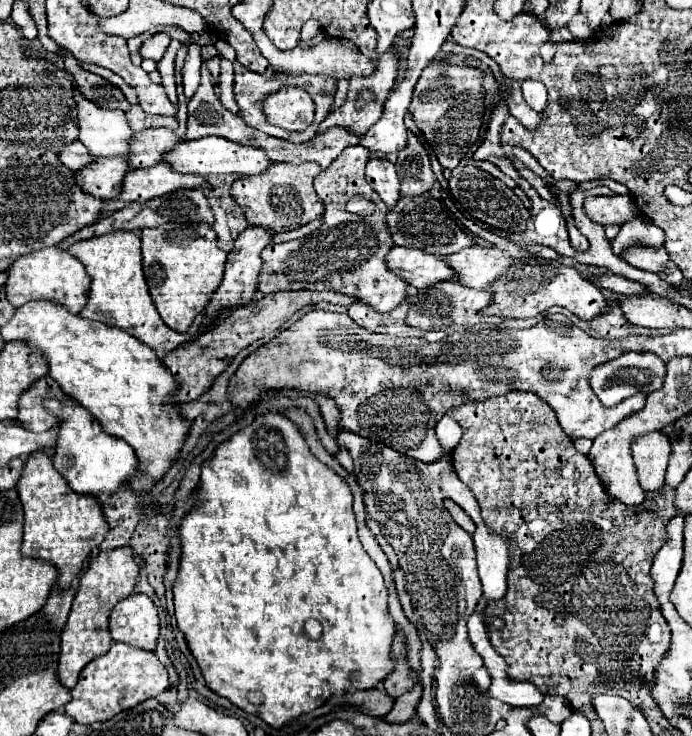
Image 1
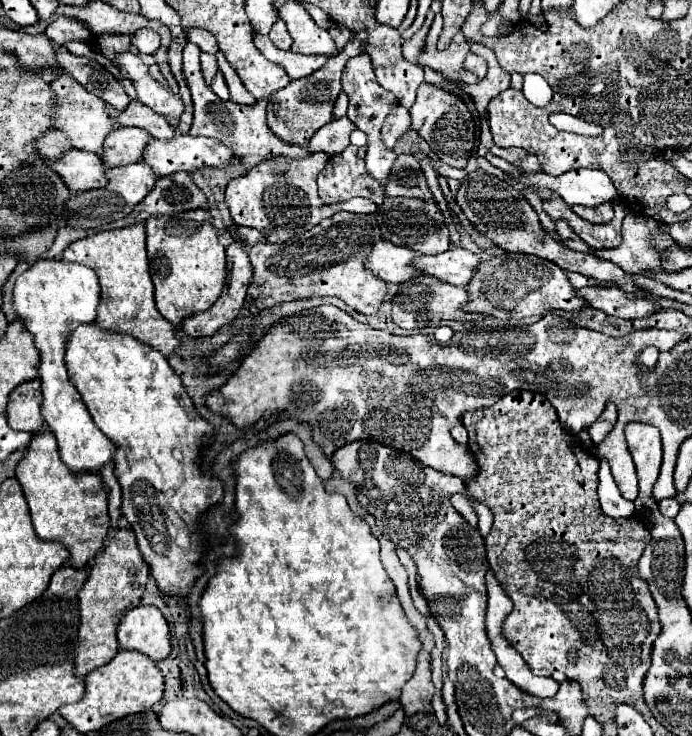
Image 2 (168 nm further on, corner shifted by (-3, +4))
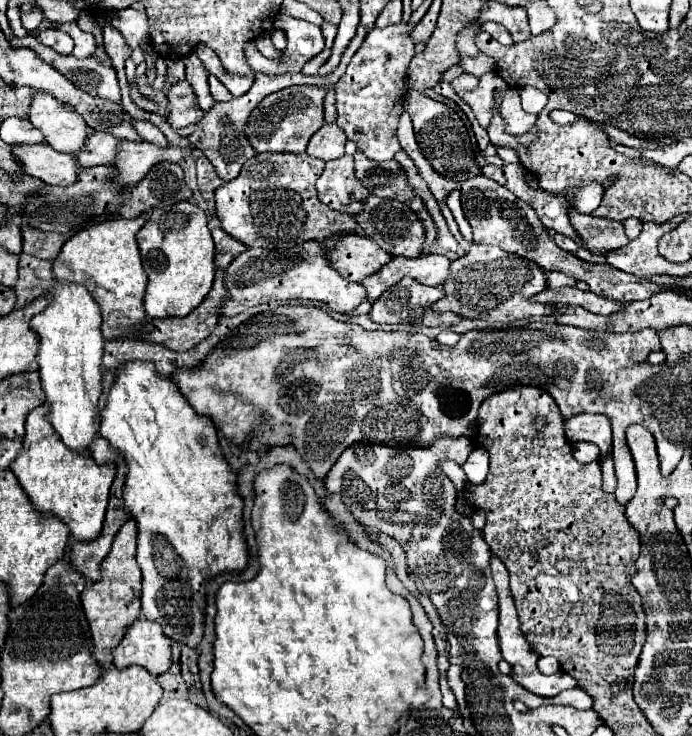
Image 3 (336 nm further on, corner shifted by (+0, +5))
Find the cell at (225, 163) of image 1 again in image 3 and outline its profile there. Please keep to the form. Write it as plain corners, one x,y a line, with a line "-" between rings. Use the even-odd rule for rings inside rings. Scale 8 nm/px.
124,140
118,148
118,158
114,162
114,166
120,172
116,182
124,186
138,184
140,180
144,180
146,172
150,172
154,164
160,164
160,162
178,164
182,158
190,156
192,152
194,152
192,148
180,148
174,144
168,144
166,148
162,148
152,142
144,142
144,140
142,142

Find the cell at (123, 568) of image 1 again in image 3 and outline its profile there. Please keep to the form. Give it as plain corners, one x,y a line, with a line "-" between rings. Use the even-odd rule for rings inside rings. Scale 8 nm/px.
130,518
118,530
108,556
100,564
102,578
96,582
90,582
88,588
82,592
82,606
84,606
84,614
86,614
92,642
94,642
92,656
96,658
102,670
110,666
108,658
112,660
112,650
118,646
118,640
122,640
126,626
140,616
142,576
140,576
140,566
136,564
136,534
138,534
136,522

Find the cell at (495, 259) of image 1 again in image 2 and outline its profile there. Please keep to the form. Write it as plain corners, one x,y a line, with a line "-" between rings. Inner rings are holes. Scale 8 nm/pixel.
449,249
439,255
417,255
411,263
415,269
419,269
425,275
431,275
439,281
445,281
449,285
467,285
469,277
473,277
477,263
481,261
479,255
465,251
465,249

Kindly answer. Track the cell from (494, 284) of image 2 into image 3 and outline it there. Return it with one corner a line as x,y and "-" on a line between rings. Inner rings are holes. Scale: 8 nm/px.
472,244
470,250
452,262
450,276
444,282
446,296
432,304
434,312
456,312
464,318
480,318
492,322
514,322
530,316
554,314
552,304
538,304
530,298
546,288
546,270
534,262
508,254
502,248

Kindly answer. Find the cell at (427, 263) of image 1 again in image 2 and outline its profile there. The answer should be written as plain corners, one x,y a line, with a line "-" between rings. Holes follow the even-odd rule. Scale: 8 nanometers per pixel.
377,241
369,257
365,259
365,269
385,283
403,283
411,277
421,275
409,265
413,257
415,253
407,247
397,247
389,241

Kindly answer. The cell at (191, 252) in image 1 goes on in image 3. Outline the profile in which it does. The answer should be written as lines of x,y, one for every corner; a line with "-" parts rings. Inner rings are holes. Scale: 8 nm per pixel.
178,202
170,210
154,208
148,222
136,234
144,270
148,274
148,288
144,296
144,310
150,318
186,316
212,288
214,282
214,240
208,230
204,210
194,202

